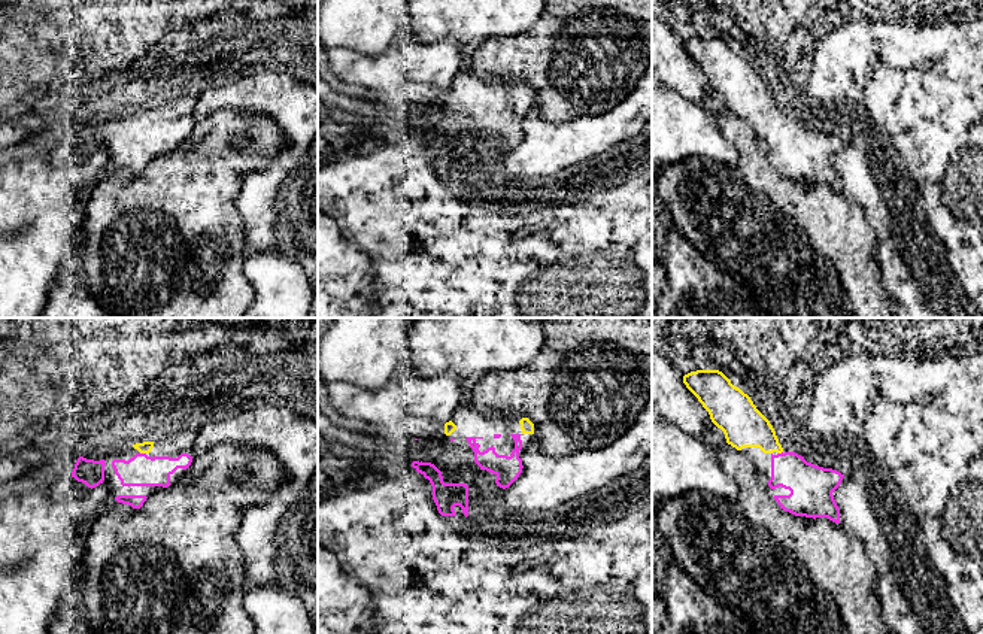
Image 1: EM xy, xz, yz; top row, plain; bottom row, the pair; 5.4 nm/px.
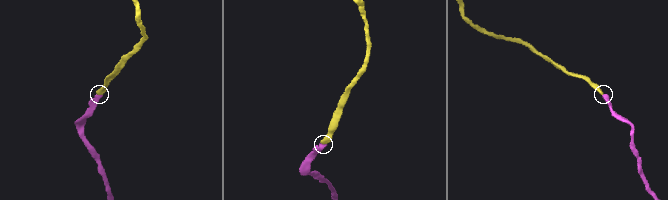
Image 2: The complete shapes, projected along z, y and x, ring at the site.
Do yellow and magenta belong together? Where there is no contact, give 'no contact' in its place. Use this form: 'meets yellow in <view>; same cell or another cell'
meets yellow in xy; same cell

